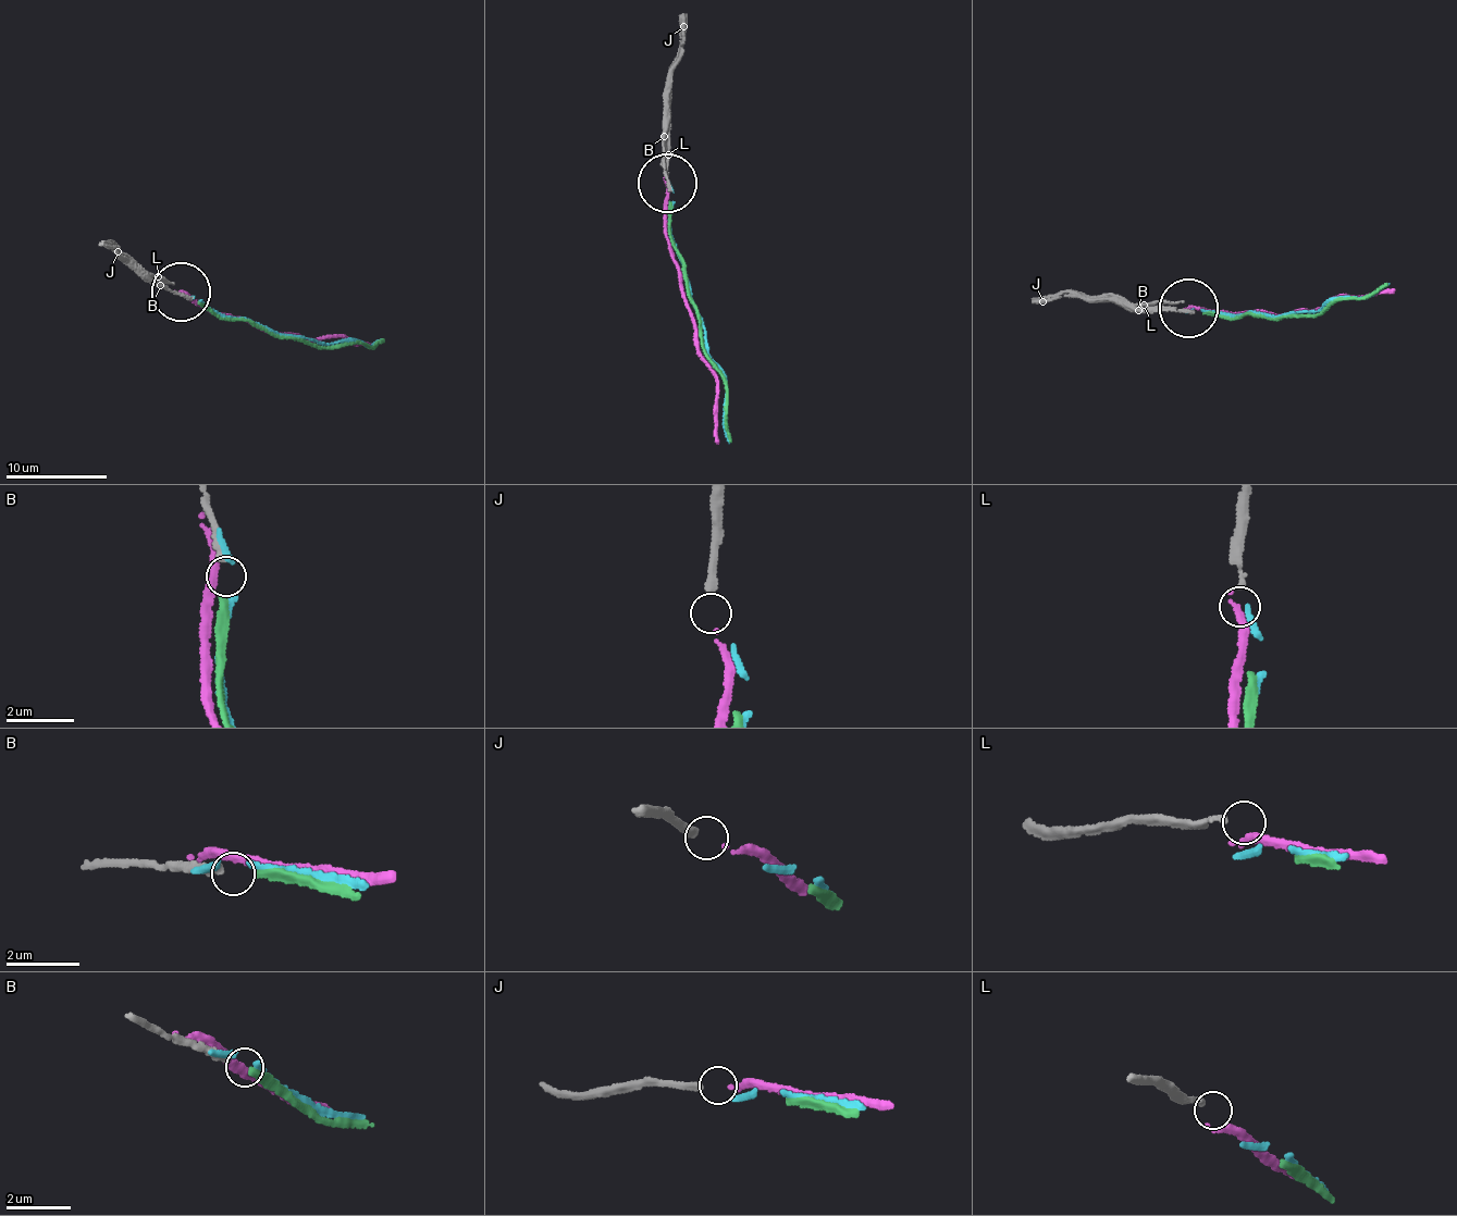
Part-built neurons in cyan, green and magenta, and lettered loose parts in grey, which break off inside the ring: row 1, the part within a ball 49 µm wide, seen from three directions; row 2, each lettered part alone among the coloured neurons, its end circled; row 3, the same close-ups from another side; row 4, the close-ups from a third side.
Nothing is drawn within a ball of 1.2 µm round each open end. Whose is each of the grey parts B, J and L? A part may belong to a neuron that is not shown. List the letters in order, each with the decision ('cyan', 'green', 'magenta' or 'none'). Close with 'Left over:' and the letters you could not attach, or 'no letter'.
B: green
J: magenta
L: none
Left over: L

